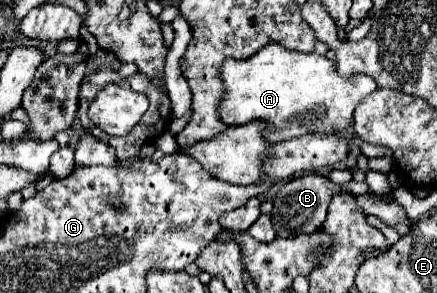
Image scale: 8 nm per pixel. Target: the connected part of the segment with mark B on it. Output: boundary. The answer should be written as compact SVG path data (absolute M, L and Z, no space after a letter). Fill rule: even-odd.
M302 174L300 178L294 178L294 180L282 184L278 194L272 198L272 202L274 202L272 224L274 224L276 234L282 238L290 238L300 232L312 234L312 232L320 230L320 226L326 220L326 210L332 200L332 194L340 194L340 192L346 192L346 190L342 186L330 182L322 174ZM282 212L286 212L286 214L282 214Z

